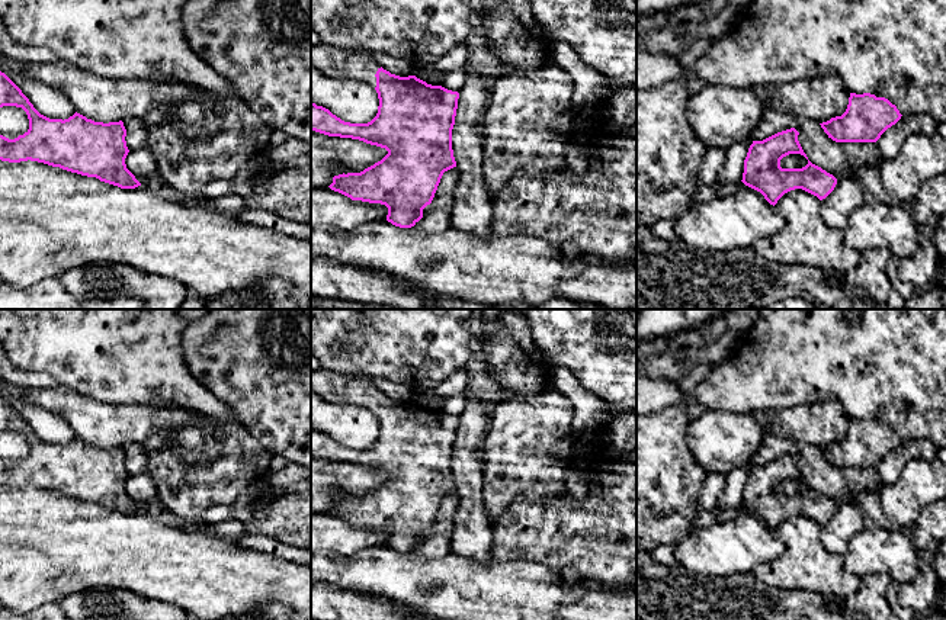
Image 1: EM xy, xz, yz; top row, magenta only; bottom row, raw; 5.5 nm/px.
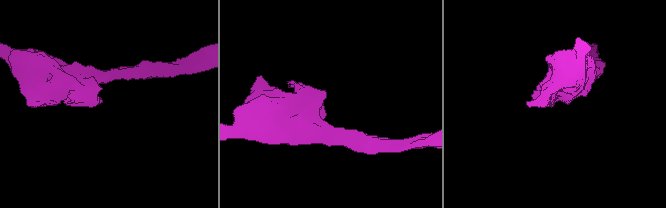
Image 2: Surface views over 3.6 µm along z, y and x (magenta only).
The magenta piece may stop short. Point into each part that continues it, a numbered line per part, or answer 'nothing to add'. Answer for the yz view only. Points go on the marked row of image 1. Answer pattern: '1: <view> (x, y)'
nothing to add

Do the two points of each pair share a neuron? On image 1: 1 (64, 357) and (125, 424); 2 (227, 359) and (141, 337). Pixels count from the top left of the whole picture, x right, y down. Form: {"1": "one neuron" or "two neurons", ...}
{"1": "two neurons", "2": "two neurons"}

